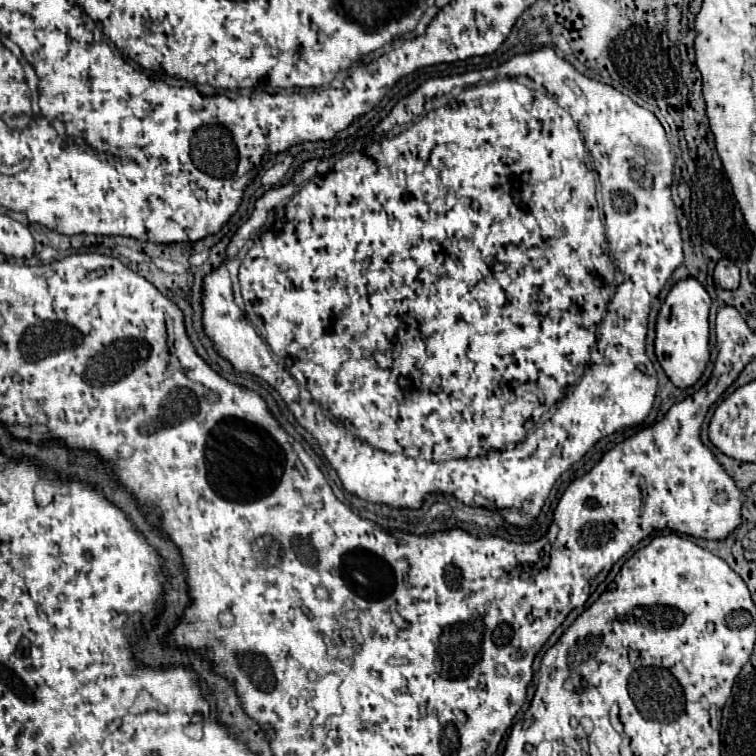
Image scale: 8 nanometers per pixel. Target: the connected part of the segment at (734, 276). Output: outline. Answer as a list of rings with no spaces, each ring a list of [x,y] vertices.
[[[723,258],[715,266],[713,280],[715,284],[719,284],[725,290],[735,290],[739,286],[739,268],[733,262],[729,262],[727,258]]]

